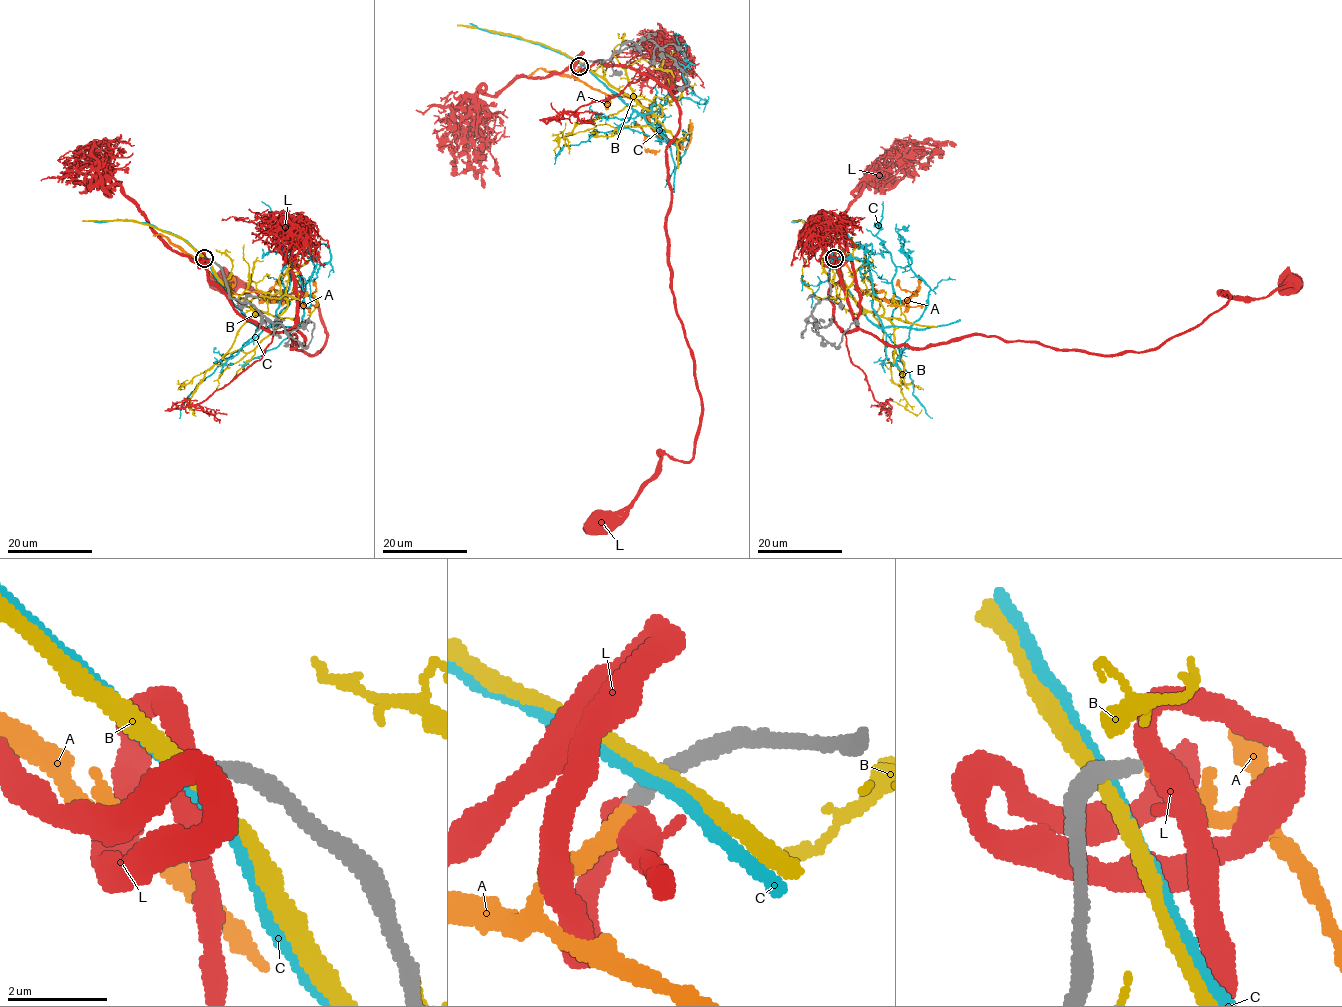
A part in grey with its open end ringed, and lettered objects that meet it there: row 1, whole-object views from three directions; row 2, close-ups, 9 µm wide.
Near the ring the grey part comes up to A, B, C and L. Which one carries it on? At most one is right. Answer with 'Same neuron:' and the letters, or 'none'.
Same neuron: A

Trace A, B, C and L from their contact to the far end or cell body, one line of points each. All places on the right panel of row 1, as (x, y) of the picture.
A: (835, 258), (846, 266), (863, 294), (866, 291), (878, 298), (895, 301), (915, 295), (902, 290), (897, 279)
B: (831, 259), (844, 290), (864, 310), (882, 315), (893, 325), (896, 352), (892, 354), (903, 381), (923, 389)
C: (833, 259), (856, 305), (881, 327), (864, 256), (872, 244), (864, 263), (834, 258), (816, 286), (802, 276)
L: (835, 258), (836, 323), (918, 348), (980, 334), (1146, 351), (1208, 318), (1226, 292), (1264, 298), (1289, 284)

